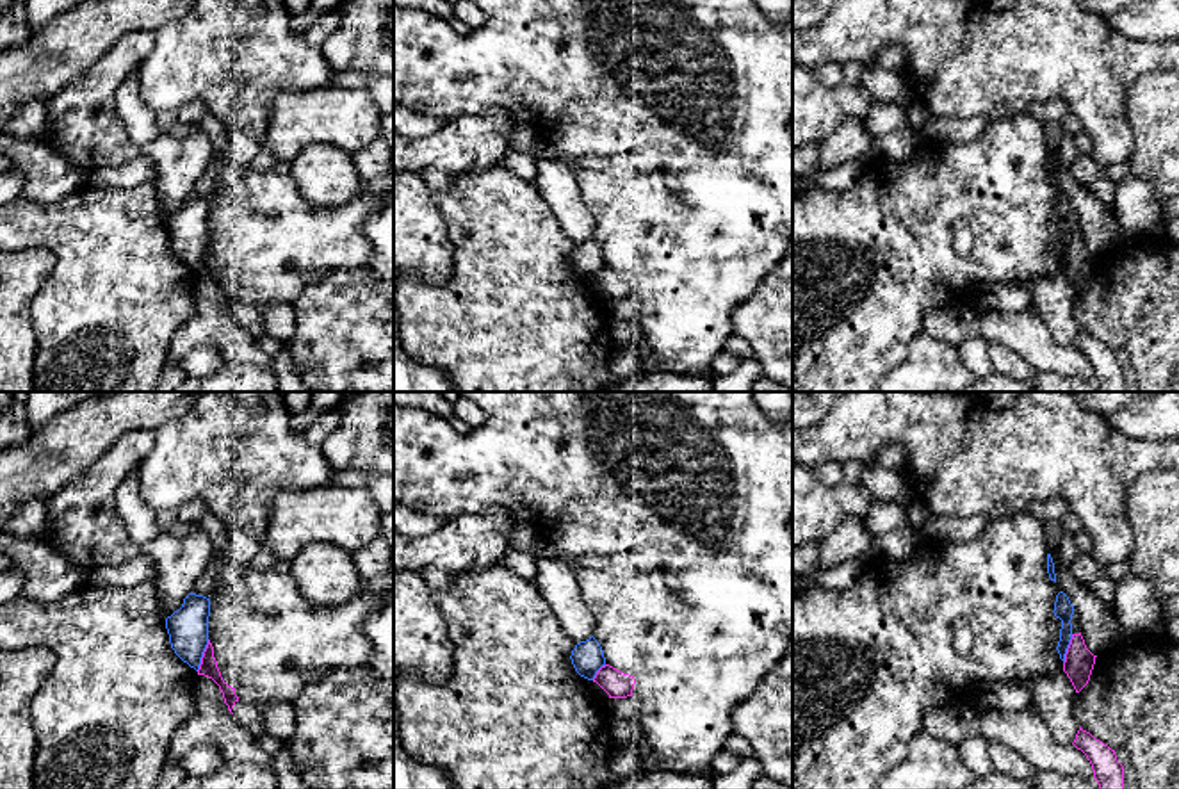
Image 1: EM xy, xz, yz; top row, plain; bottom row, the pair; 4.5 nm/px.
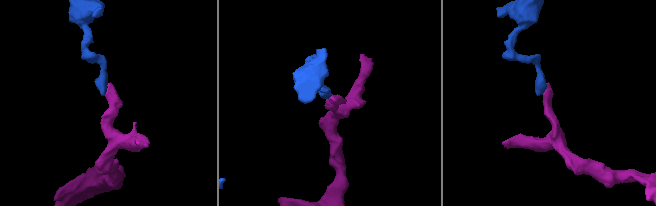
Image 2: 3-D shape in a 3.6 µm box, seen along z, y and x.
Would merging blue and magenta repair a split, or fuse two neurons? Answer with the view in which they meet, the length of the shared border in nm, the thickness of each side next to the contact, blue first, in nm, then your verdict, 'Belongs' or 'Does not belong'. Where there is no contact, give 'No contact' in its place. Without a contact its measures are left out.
Touches blue in xy. Shared border 160 nm. Thickness 190 nm (blue) against 80 nm. Does not belong

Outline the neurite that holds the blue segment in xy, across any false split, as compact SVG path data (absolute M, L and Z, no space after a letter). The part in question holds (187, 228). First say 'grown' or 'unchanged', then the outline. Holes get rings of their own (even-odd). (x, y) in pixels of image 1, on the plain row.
unchanged; M189 194L178 212L166 219L175 255L196 272L208 246L210 199Z

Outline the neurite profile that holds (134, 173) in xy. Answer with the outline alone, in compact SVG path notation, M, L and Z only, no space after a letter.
M150 159L102 167L87 173L87 185L94 189L132 189L144 182L155 182L159 171Z

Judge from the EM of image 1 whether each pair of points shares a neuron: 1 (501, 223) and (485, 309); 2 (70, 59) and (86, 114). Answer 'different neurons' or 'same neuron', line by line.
1: same neuron
2: different neurons

